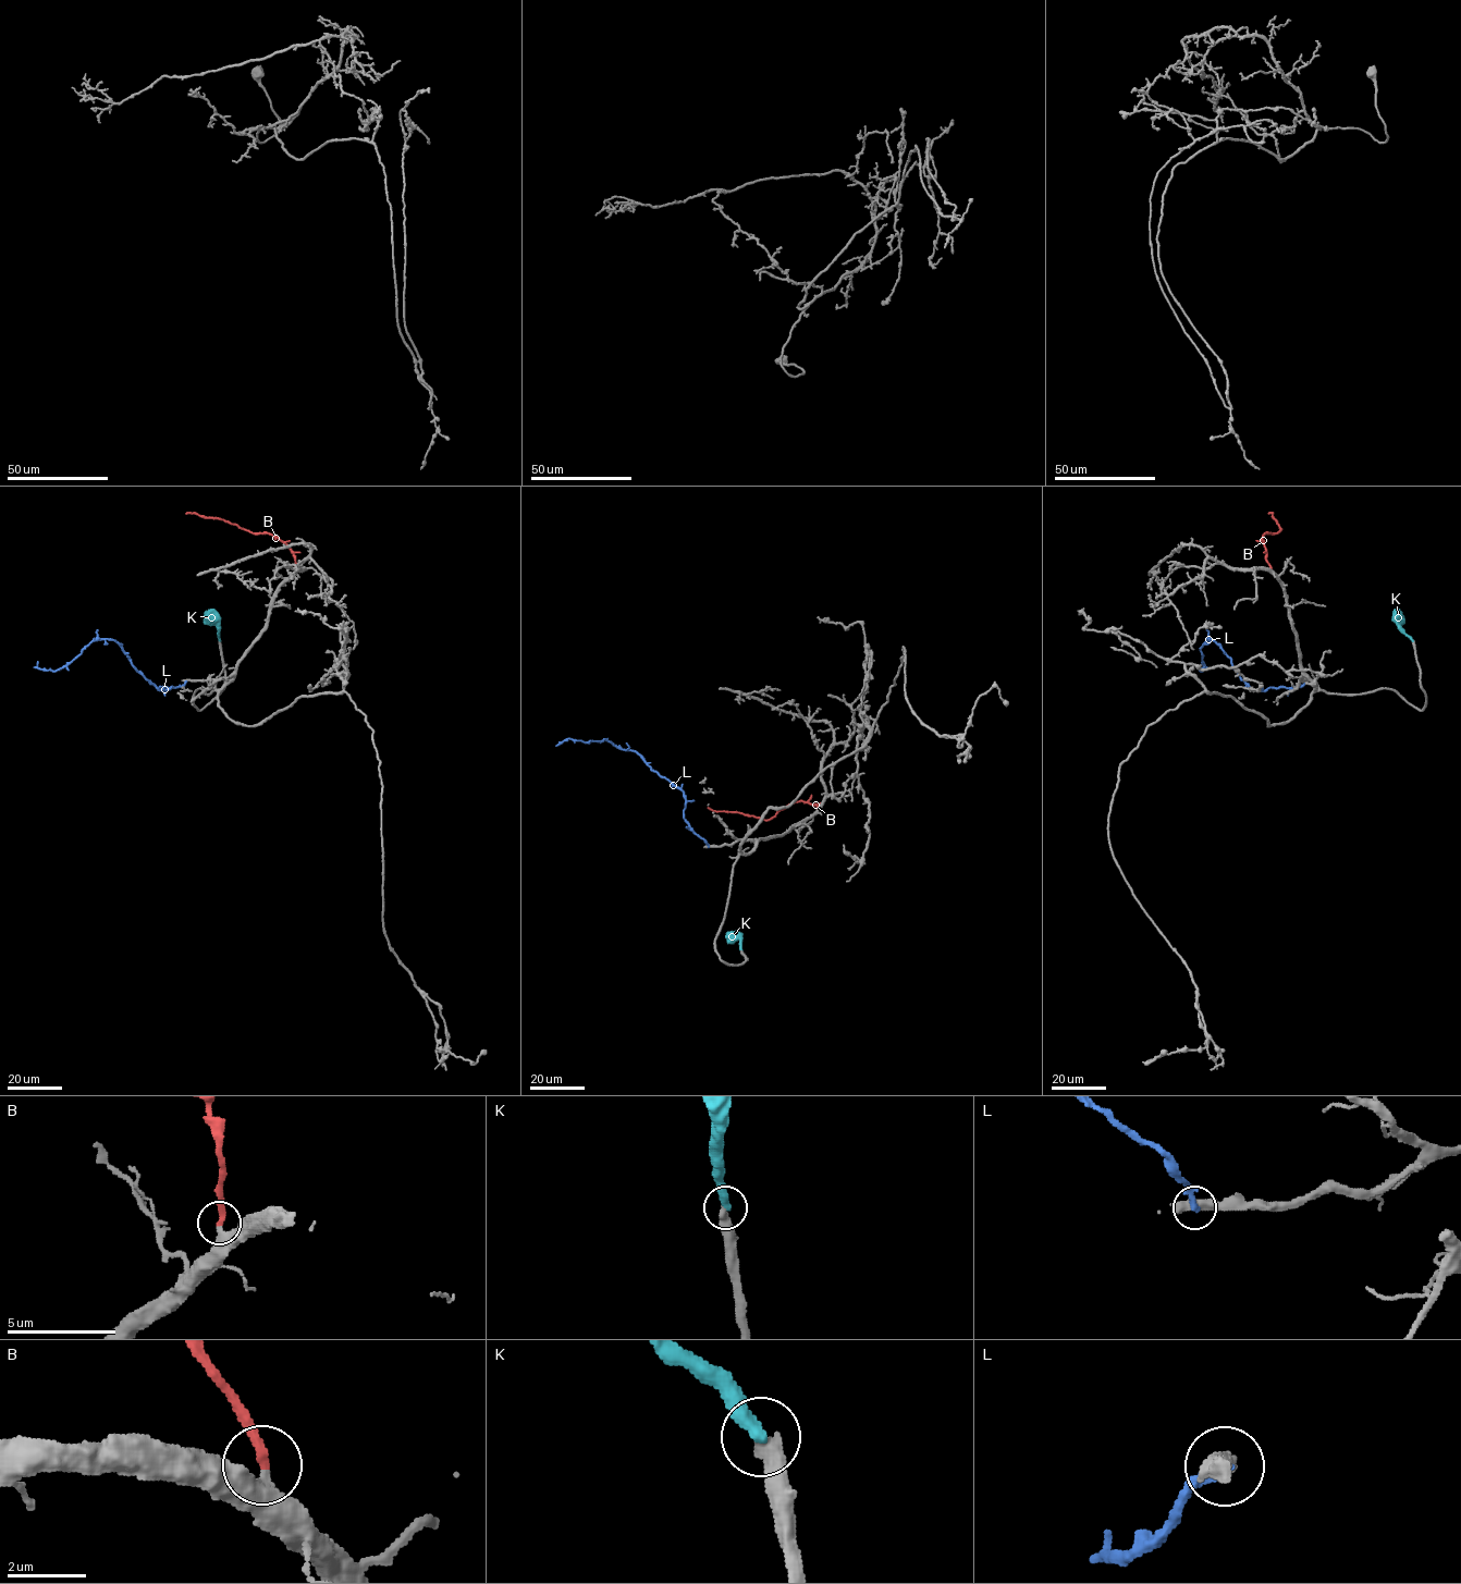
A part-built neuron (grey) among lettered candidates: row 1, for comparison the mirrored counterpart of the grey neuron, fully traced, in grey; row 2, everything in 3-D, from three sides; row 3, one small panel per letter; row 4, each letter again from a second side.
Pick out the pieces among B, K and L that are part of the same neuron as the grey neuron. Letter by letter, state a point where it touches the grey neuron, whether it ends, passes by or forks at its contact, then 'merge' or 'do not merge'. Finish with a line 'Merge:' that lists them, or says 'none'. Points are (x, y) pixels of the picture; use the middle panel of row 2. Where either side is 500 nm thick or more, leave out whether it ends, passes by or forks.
B: (817, 810) | it ends | merge
K: (741, 952) | it ends | do not merge
L: (708, 846) | it ends | do not merge
Merge: B

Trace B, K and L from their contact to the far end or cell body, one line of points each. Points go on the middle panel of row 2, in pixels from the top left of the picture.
B: (817, 810), (817, 805), (798, 801), (764, 820), (708, 808)
K: (741, 952), (740, 941), (728, 932)
L: (709, 846), (684, 818), (682, 790), (635, 751), (618, 749), (605, 739), (560, 741)

